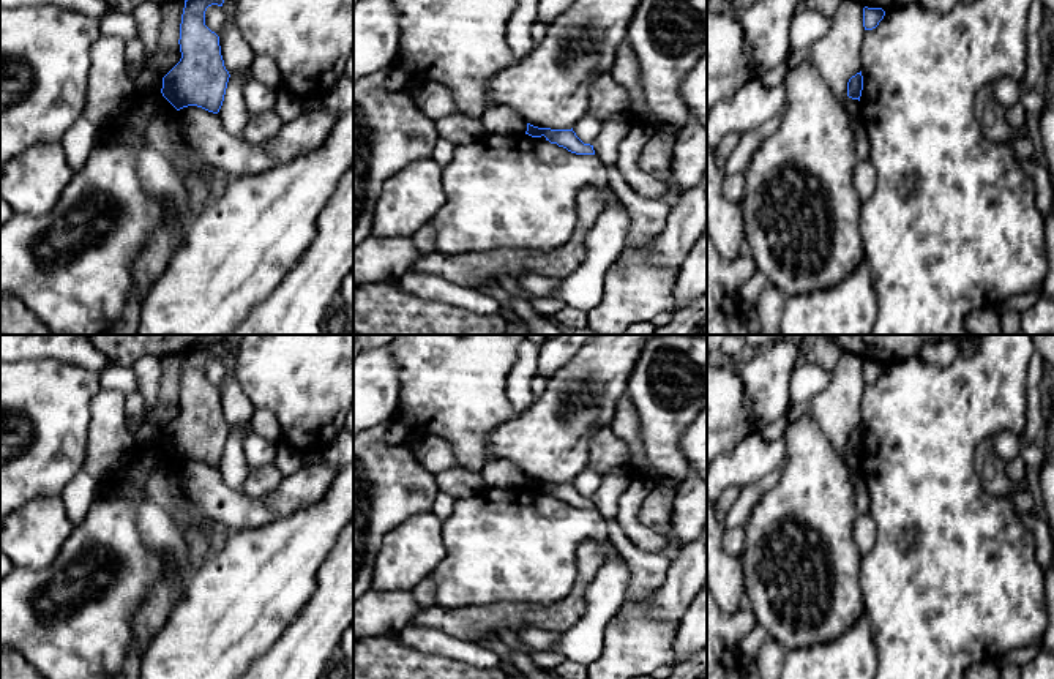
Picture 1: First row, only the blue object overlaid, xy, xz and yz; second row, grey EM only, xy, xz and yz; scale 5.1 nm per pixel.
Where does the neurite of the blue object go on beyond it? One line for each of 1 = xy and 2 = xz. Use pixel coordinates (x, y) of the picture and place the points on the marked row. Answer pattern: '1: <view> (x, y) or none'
1: none
2: none

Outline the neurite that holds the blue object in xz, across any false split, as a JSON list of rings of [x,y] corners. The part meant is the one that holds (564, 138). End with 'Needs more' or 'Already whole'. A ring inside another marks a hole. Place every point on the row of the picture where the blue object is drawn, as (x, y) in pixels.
[[[527,123],[525,134],[532,137],[541,137],[544,136],[546,141],[551,144],[557,144],[559,147],[566,148],[571,153],[576,155],[595,155],[593,145],[584,144],[576,133],[571,129],[551,129],[551,128],[538,128],[530,123]]]. Already whole

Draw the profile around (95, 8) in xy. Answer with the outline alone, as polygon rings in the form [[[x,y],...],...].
[[[0,0],[0,9],[16,9],[46,5],[76,11],[96,19],[101,19],[110,11],[115,11],[115,8],[104,0]]]

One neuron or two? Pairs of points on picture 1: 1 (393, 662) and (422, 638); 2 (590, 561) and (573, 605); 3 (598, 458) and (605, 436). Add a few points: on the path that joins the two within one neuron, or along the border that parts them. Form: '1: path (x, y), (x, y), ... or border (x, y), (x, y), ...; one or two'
1: border (398, 635), (411, 648), (445, 657); two
2: path (586, 572), (578, 594); one
3: path (603, 453), (605, 441); one

